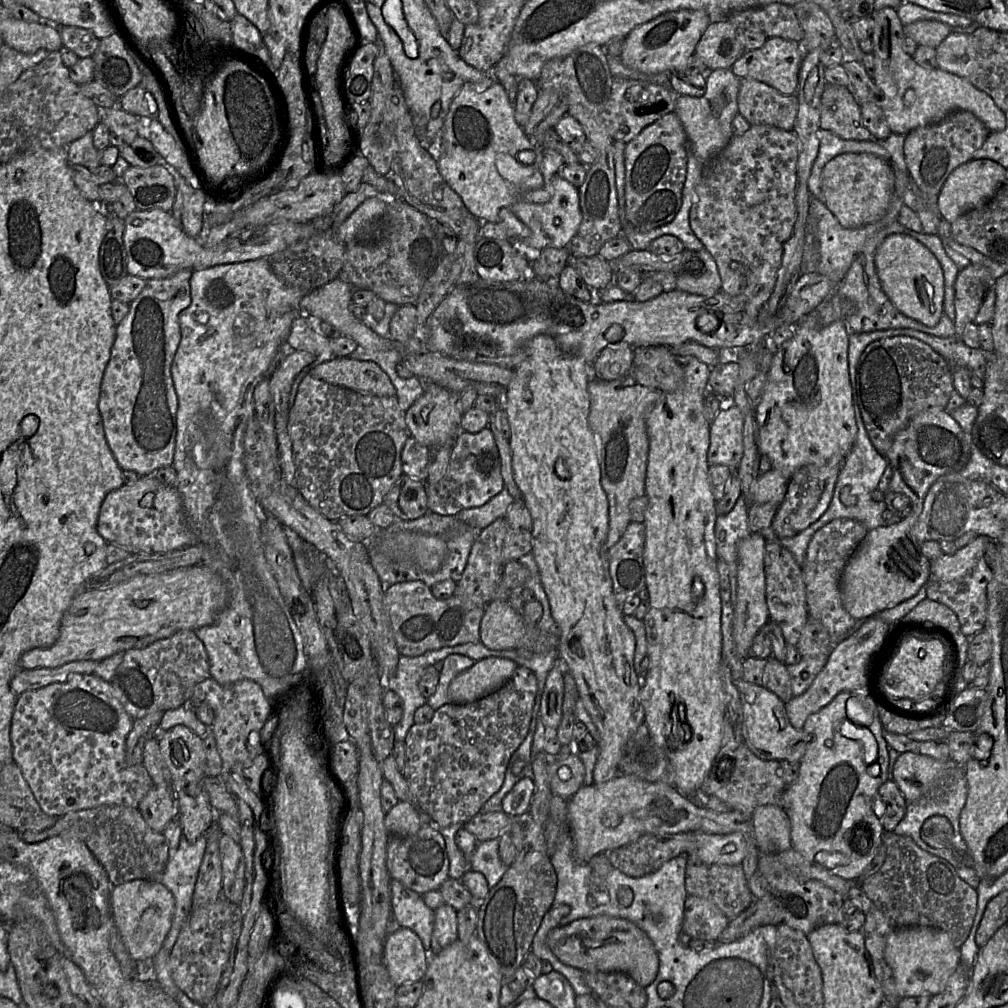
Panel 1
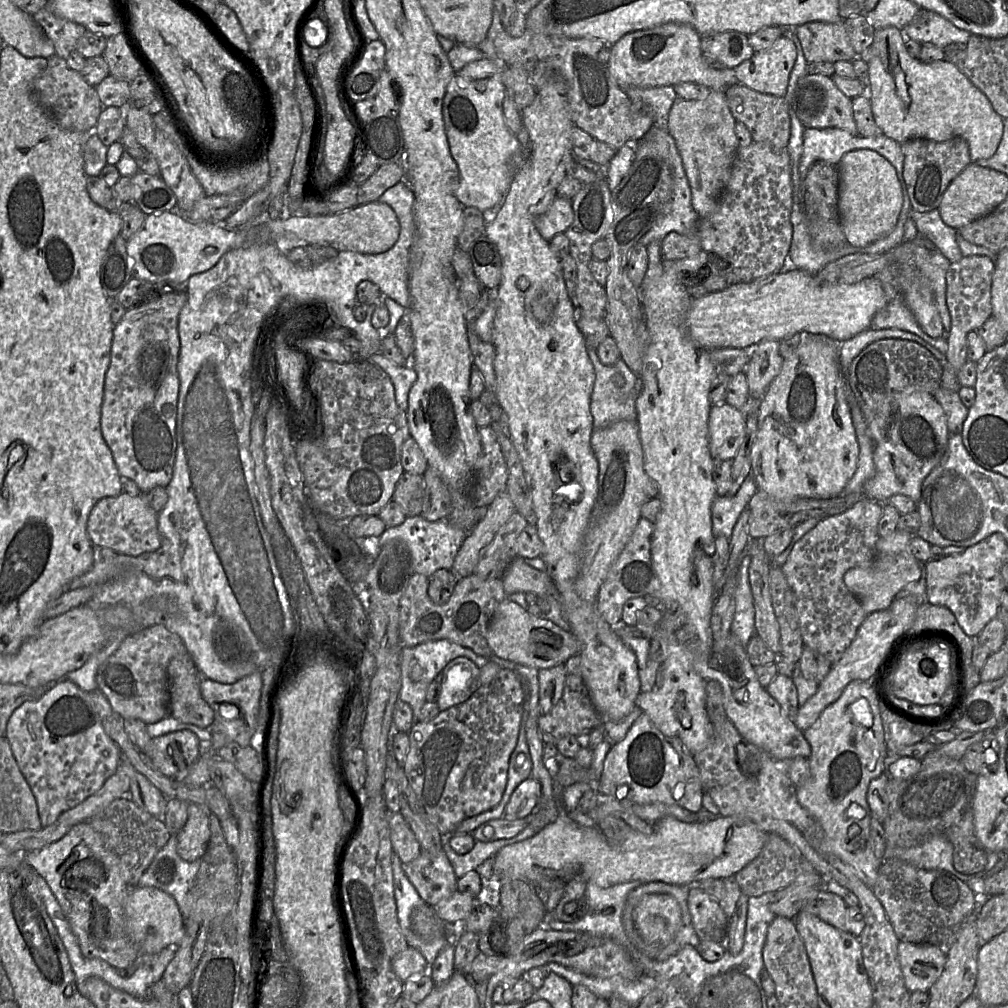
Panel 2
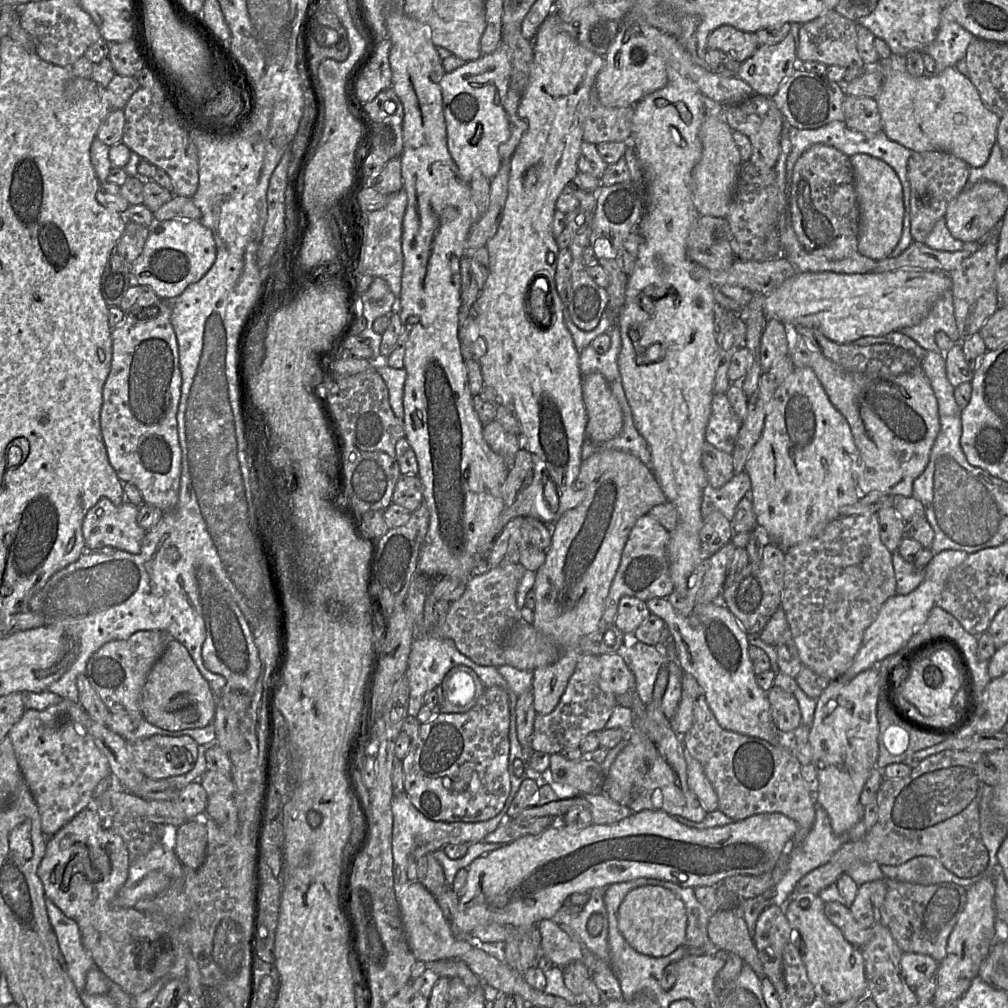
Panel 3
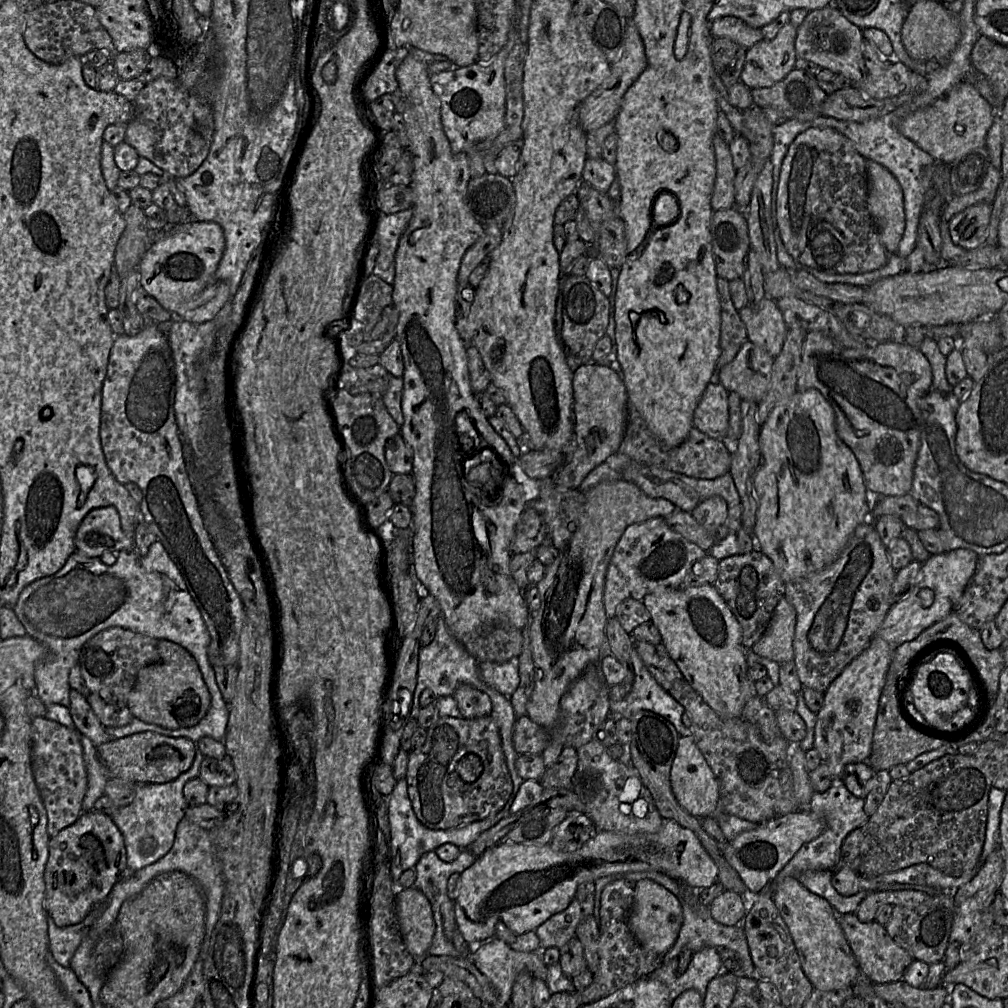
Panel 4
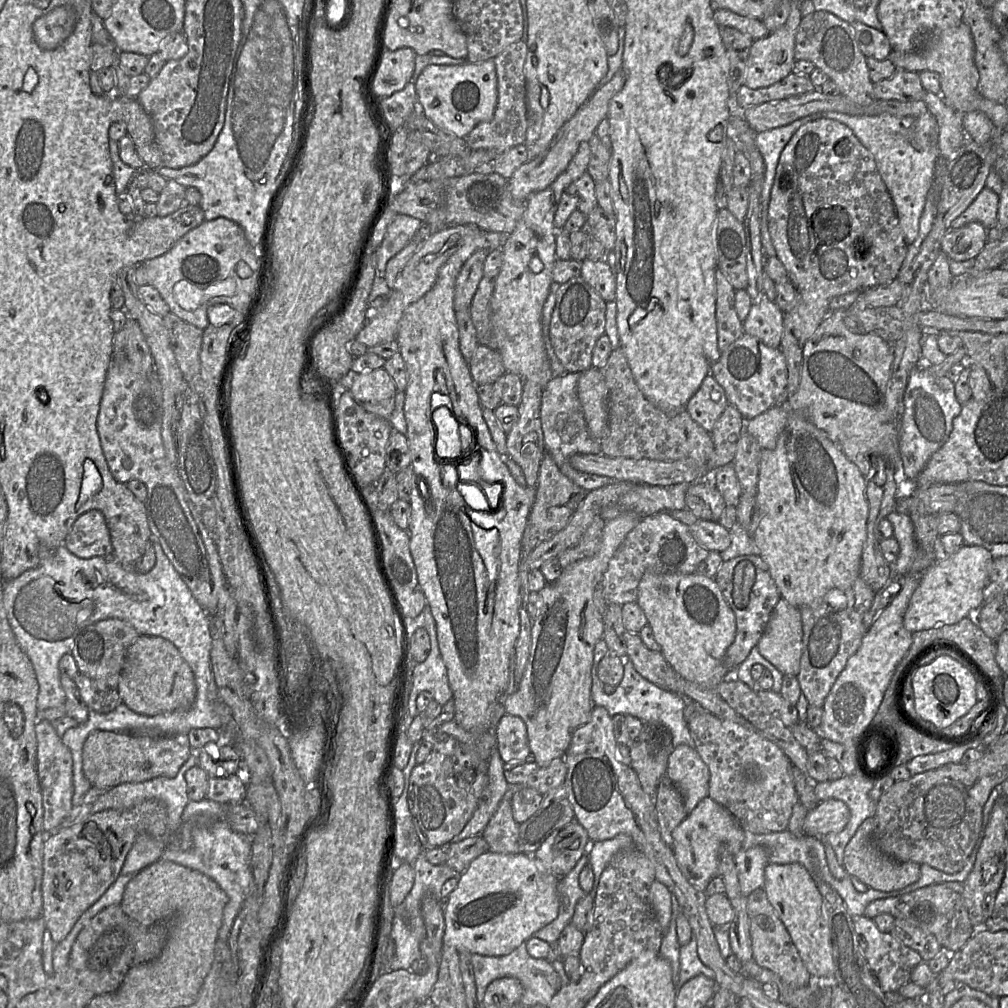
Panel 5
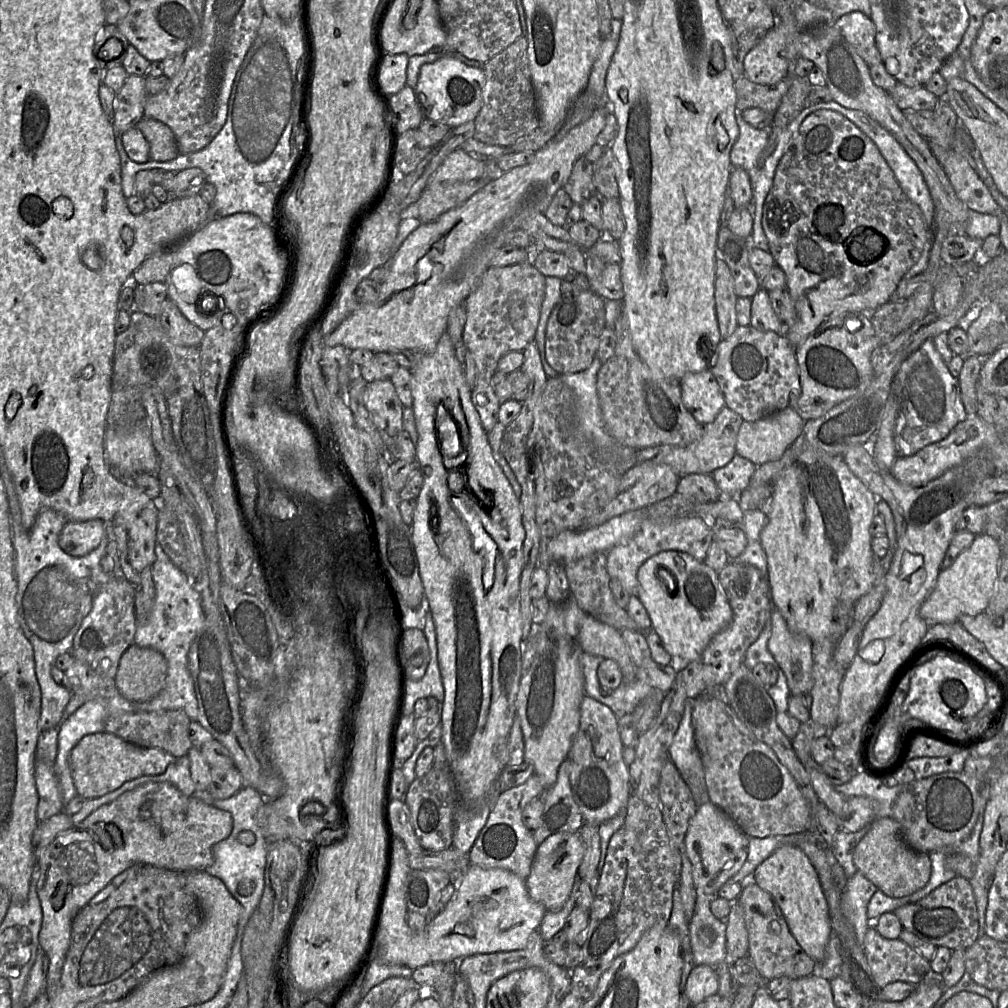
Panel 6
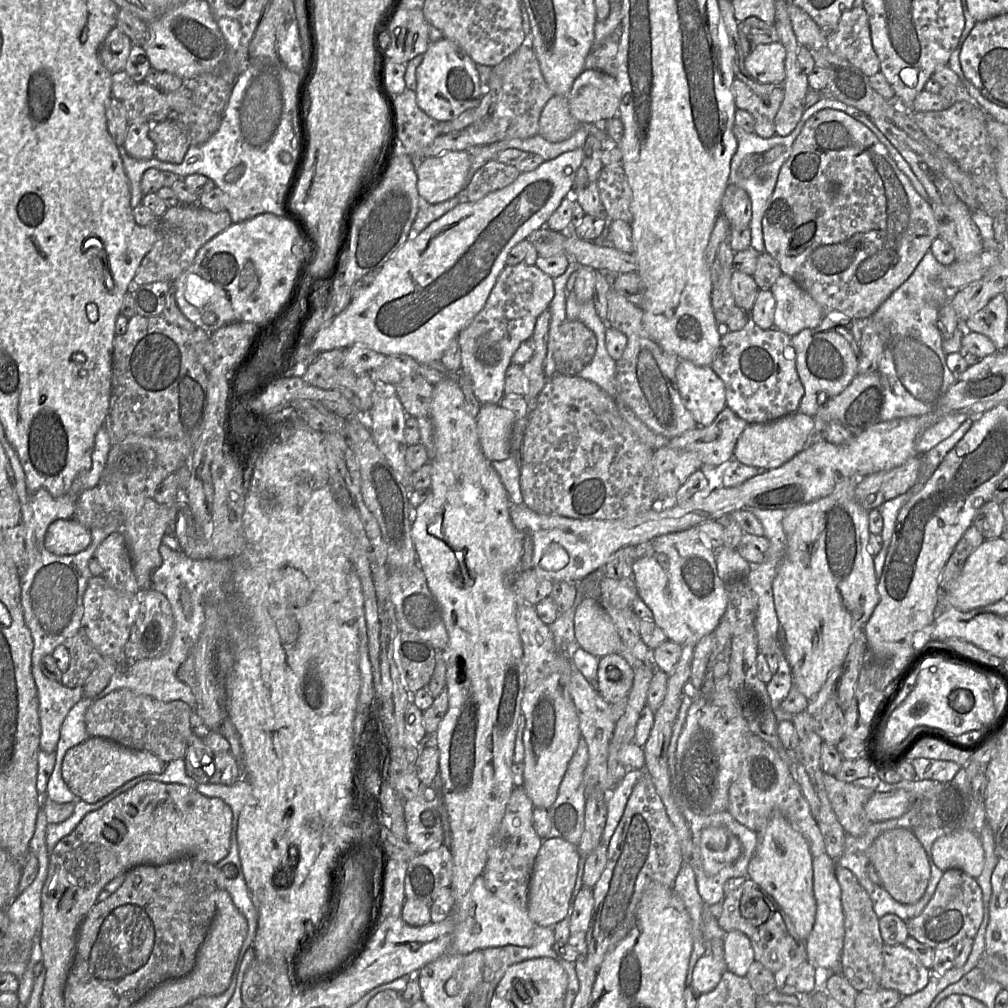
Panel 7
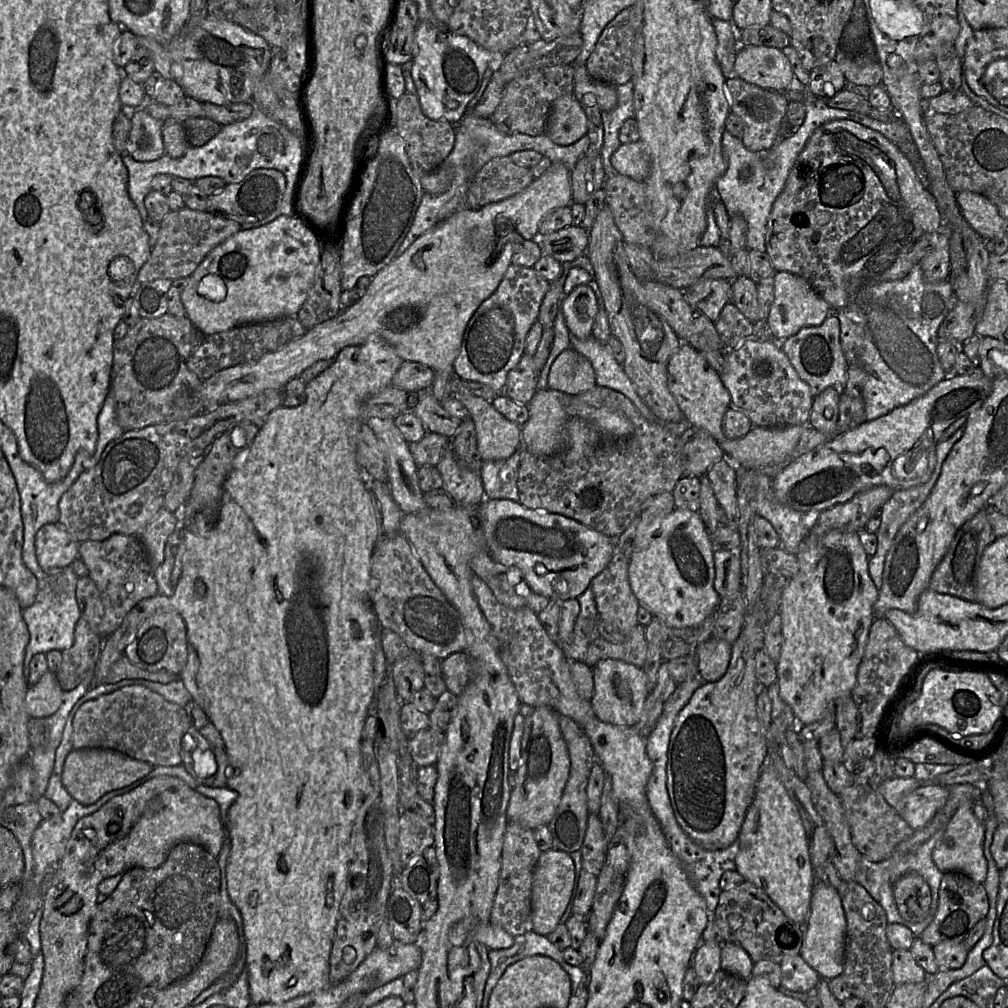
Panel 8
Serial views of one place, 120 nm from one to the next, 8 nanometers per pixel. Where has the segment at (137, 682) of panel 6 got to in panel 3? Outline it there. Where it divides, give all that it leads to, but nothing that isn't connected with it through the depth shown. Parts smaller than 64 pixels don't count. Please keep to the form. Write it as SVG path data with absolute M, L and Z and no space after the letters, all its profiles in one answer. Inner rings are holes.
M171 641L150 670L141 697L141 714L149 723L166 730L203 728L215 718L216 697L198 670L187 648Z

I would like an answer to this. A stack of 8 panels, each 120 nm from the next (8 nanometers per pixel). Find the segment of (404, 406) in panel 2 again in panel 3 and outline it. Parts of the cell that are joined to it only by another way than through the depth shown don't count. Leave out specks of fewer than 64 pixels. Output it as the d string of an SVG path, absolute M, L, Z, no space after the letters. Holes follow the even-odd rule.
M379 356L369 361L383 378L389 392L389 403L399 419L404 418L403 395L407 372L405 368L396 369L387 365L387 357Z

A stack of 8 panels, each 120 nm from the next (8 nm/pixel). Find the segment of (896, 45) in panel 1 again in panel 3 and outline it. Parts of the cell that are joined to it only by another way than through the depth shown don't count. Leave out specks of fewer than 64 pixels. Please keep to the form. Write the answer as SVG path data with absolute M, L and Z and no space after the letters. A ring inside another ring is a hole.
M892 55L886 61L881 61L876 67L878 66L882 68L884 80L878 94L874 97L874 99L877 102L878 109L880 112L882 130L885 132L888 138L905 146L912 151L944 151L951 153L954 156L965 161L969 167L980 167L988 161L991 148L996 142L997 128L999 125L1000 118L984 105L977 88L973 85L973 83L968 77L962 75L955 67L947 67L938 75L925 74L921 77L913 77L906 70L905 58L896 57L894 55Z

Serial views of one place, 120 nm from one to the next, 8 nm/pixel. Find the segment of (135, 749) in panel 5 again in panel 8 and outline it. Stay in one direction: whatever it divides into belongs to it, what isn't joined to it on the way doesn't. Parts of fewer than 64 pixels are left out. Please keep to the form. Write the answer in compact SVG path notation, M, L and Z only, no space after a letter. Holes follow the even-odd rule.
M72 749L65 759L61 779L63 786L74 800L82 805L92 805L105 794L145 777L154 767L148 762L112 749Z

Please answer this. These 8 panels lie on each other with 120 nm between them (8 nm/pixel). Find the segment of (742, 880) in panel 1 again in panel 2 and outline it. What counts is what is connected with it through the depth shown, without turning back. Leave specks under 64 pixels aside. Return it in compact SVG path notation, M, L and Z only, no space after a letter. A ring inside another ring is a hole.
M734 876L701 880L693 883L691 887L699 888L715 898L729 918L735 913L737 902L742 894Z

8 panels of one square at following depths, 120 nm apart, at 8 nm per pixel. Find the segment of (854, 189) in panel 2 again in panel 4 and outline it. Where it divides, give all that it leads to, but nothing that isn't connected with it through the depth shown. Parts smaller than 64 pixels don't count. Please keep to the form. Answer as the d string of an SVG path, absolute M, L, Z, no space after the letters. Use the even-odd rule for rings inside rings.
M866 159L868 210L887 252L897 252L905 230L903 192L895 176L881 164Z

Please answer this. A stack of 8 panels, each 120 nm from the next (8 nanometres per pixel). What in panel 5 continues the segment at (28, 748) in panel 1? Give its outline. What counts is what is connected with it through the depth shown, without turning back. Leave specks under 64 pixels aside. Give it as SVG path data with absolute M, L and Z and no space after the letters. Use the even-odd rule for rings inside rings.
M39 720L35 725L37 741L37 774L42 792L43 829L45 832L57 831L62 821L73 807L73 759L70 750L64 745L52 723Z

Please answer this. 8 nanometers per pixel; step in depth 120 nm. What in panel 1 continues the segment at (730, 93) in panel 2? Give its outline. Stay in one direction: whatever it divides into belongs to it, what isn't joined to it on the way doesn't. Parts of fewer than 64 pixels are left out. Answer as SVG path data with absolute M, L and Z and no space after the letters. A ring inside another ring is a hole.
M740 79L738 111L751 125L771 125L791 131L798 114L798 98L796 95L785 95L755 79Z

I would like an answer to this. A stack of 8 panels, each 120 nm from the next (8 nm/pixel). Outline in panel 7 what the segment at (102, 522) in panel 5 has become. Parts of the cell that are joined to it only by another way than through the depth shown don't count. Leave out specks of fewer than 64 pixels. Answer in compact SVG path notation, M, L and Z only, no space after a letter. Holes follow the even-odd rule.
M69 518L58 519L49 525L44 545L49 552L65 556L82 552L91 541L91 531L74 518Z

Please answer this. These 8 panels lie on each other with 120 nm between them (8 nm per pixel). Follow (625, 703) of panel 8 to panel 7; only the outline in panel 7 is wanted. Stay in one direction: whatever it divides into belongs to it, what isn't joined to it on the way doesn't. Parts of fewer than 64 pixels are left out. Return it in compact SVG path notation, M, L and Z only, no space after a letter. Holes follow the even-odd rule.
M609 654L599 659L597 691L609 704L627 699L635 677L635 670L620 654Z

